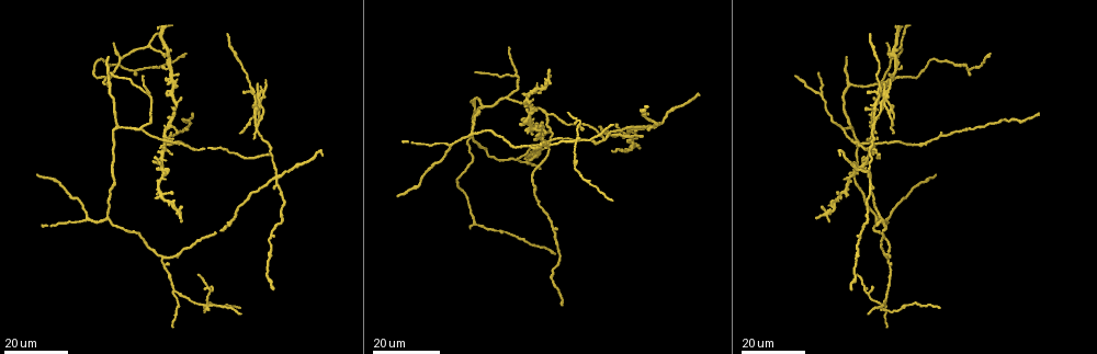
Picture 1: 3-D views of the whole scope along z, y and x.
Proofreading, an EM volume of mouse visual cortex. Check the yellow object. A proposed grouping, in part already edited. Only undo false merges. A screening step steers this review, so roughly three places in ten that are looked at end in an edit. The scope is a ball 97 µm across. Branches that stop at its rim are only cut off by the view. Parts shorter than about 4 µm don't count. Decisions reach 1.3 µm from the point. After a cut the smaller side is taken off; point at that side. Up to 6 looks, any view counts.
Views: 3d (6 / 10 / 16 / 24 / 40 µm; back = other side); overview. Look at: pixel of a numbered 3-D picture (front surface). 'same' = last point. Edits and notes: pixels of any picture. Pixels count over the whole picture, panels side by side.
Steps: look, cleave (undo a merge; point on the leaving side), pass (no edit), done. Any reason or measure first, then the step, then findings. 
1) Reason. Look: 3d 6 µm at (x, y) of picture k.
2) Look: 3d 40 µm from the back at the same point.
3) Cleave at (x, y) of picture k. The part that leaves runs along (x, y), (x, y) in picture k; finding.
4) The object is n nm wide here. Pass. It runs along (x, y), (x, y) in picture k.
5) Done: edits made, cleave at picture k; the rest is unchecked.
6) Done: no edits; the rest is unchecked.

Four or more arms meet. Look: 3d 16 µm at (206, 304) of picture 1.

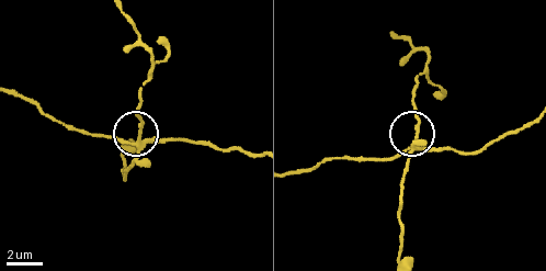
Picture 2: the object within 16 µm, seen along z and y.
Look: 3d 10 µm at (140, 137) of picture 2.

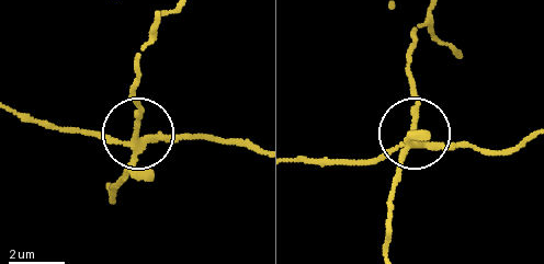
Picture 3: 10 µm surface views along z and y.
Zoom in. Look: 3d 6 µm at (140, 132) of picture 3.

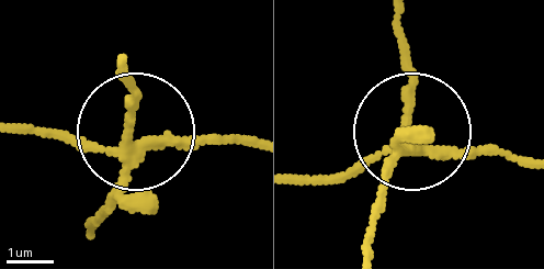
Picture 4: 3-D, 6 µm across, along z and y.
The side arm is 15 µm long; 4 arms meet here. Cleave at (108, 208) of picture 4. Two cells meet here.

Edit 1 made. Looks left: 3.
A fork. Look: 3d 24 µm at (160, 260) of picture 1.

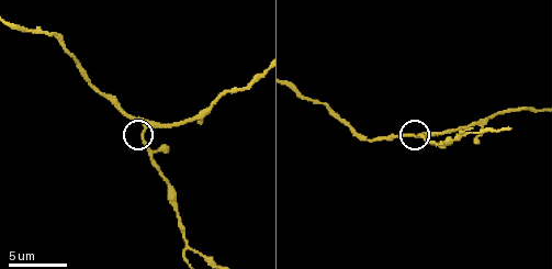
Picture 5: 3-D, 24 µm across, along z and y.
Look: 3d 10 µm at (148, 128) of picture 5.

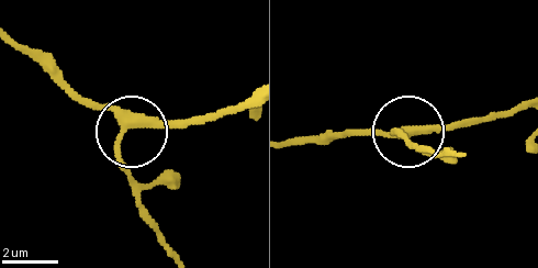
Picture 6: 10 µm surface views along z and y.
The object is 290 nm wide here. Pass. It runs along (18, 41), (74, 90), (124, 119), (116, 162), (131, 194) in picture 6; all the same cell.

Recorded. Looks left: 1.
Done: edits made, cleave at picture 4; the rest is unchecked.

